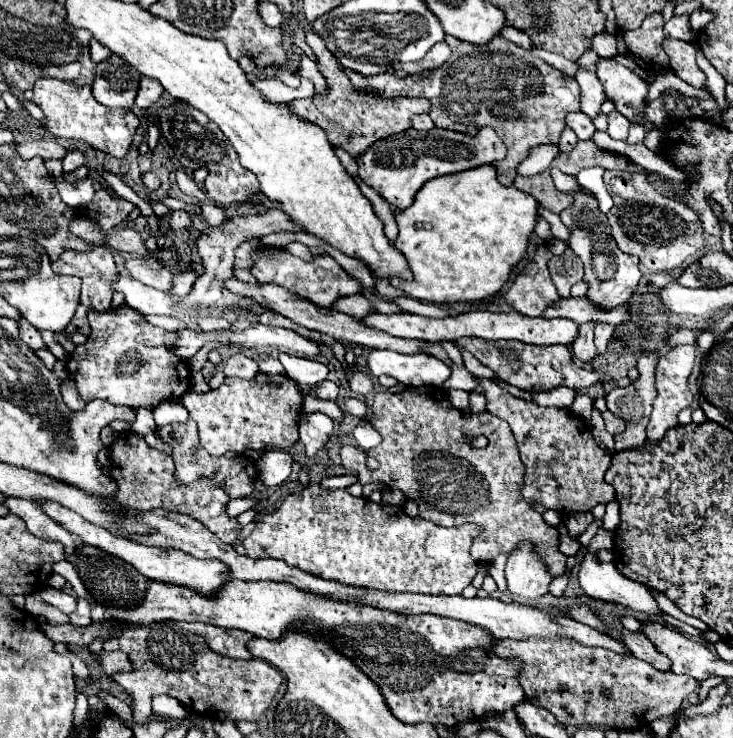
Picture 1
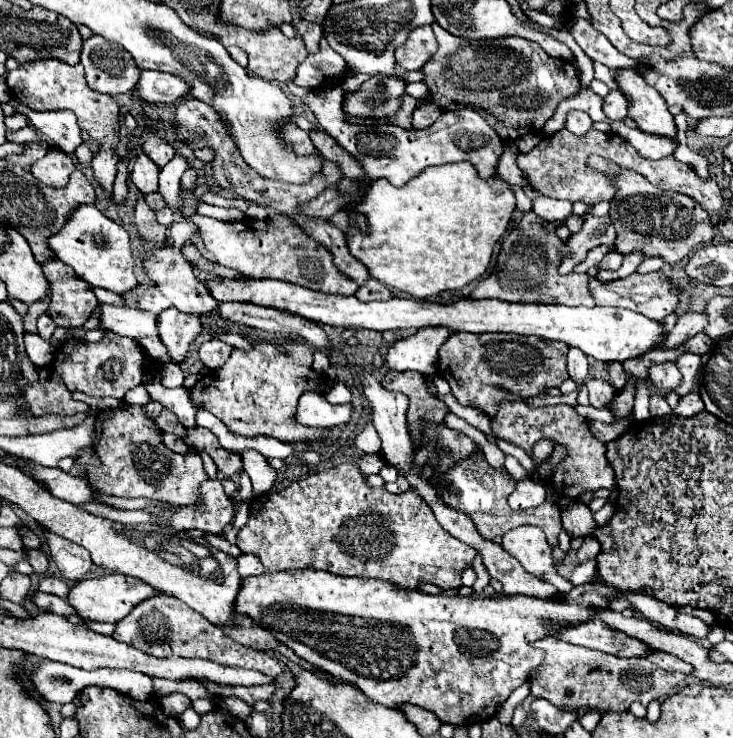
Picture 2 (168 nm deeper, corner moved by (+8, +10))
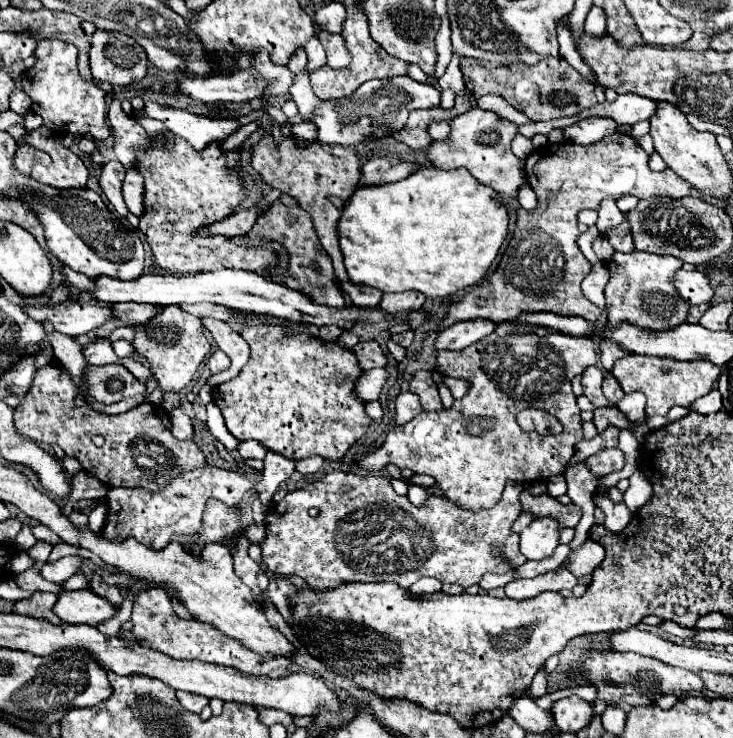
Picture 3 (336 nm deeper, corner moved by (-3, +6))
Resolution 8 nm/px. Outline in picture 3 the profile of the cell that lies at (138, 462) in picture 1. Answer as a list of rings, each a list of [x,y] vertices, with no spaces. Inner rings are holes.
[[[47,364],[43,368],[39,368],[33,378],[33,386],[25,394],[25,398],[19,402],[19,406],[15,408],[17,432],[39,444],[61,446],[67,456],[79,460],[79,464],[83,466],[85,472],[93,474],[109,488],[123,486],[123,488],[143,488],[147,492],[151,492],[151,490],[155,492],[155,490],[161,490],[163,486],[167,486],[175,478],[175,470],[197,470],[197,468],[207,466],[205,454],[197,448],[195,442],[181,442],[181,440],[173,438],[173,434],[169,430],[169,412],[163,406],[151,404],[151,402],[141,402],[137,408],[133,408],[129,412],[108,415],[91,410],[89,404],[75,406],[75,398],[77,398],[77,386],[73,382],[73,376],[69,374],[69,370],[65,370],[63,366],[57,366],[57,364]],[[97,434],[105,438],[105,444],[101,448],[97,448],[91,442],[91,438]],[[143,472],[149,472],[151,482],[147,482],[143,478]]]

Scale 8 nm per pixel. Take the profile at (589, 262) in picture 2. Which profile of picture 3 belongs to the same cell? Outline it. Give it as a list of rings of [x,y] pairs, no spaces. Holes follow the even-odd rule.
[[[623,222],[623,226],[619,226],[617,230],[613,230],[611,234],[607,234],[607,238],[609,238],[611,246],[613,246],[617,252],[625,252],[625,254],[627,254],[627,252],[635,250],[627,222]]]

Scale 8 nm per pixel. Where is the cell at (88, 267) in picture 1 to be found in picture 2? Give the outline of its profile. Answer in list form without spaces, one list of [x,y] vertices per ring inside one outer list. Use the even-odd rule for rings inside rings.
[[[56,258],[46,262],[42,268],[48,282],[52,284],[52,302],[48,316],[52,316],[56,326],[68,330],[82,326],[98,304],[94,292],[90,290],[90,284],[76,278],[72,268]]]

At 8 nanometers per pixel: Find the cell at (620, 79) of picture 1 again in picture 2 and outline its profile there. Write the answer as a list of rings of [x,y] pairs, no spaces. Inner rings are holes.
[[[616,70],[614,74],[622,92],[632,96],[632,104],[628,116],[638,122],[638,128],[648,134],[666,136],[678,142],[678,130],[674,124],[674,116],[668,112],[664,98],[644,82],[640,74],[634,70]]]

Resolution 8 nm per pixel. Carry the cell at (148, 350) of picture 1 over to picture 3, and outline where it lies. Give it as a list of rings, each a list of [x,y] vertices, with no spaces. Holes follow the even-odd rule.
[[[87,364],[83,370],[81,388],[87,396],[103,404],[113,404],[129,396],[145,394],[145,384],[139,382],[123,364]]]

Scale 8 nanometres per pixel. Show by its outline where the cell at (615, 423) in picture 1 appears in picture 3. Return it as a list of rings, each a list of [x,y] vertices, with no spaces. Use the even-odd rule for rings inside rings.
[[[609,374],[605,380],[603,380],[603,394],[605,394],[605,398],[609,400],[609,402],[613,402],[613,404],[617,404],[625,394],[623,394],[623,390],[621,390],[621,386],[619,386],[619,382]]]

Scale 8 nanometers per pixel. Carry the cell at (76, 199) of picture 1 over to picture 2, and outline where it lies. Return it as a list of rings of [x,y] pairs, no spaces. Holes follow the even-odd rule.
[[[48,148],[46,156],[32,164],[32,176],[46,186],[62,188],[68,184],[70,174],[76,170],[74,160],[58,148]]]

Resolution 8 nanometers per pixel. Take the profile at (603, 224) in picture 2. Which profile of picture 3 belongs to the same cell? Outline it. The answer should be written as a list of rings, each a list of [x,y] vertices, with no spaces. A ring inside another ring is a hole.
[[[611,198],[603,200],[597,212],[599,212],[599,220],[595,226],[601,234],[609,234],[611,230],[615,230],[617,226],[621,226],[625,222],[625,216],[619,212],[619,208],[615,206],[615,200],[611,200]]]

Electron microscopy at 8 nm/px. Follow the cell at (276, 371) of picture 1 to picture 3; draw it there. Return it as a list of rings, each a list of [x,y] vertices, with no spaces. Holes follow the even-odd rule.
[[[201,318],[201,322],[213,334],[213,340],[215,340],[217,348],[223,350],[231,358],[229,370],[219,372],[215,376],[209,376],[209,380],[207,380],[209,386],[217,386],[217,384],[221,384],[225,380],[235,378],[241,372],[241,368],[247,364],[247,358],[249,358],[249,346],[243,340],[243,336],[239,332],[231,330],[225,322],[215,320],[215,318]]]

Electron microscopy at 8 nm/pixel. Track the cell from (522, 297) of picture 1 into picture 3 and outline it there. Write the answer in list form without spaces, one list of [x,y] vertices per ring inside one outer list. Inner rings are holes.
[[[621,132],[603,138],[603,142],[595,142],[595,146],[579,146],[573,142],[545,144],[529,154],[525,166],[527,182],[535,190],[539,206],[535,212],[519,210],[517,228],[501,258],[501,302],[495,292],[495,276],[487,278],[487,284],[483,282],[481,286],[473,286],[461,302],[449,308],[443,326],[473,318],[489,318],[499,324],[515,318],[519,310],[583,314],[583,318],[591,318],[591,322],[595,322],[601,314],[601,308],[589,302],[581,292],[581,282],[591,270],[591,262],[587,262],[577,248],[576,240],[581,233],[577,214],[585,208],[597,210],[603,198],[683,198],[693,192],[693,186],[677,176],[671,168],[653,172],[647,166],[647,152],[633,136]]]

